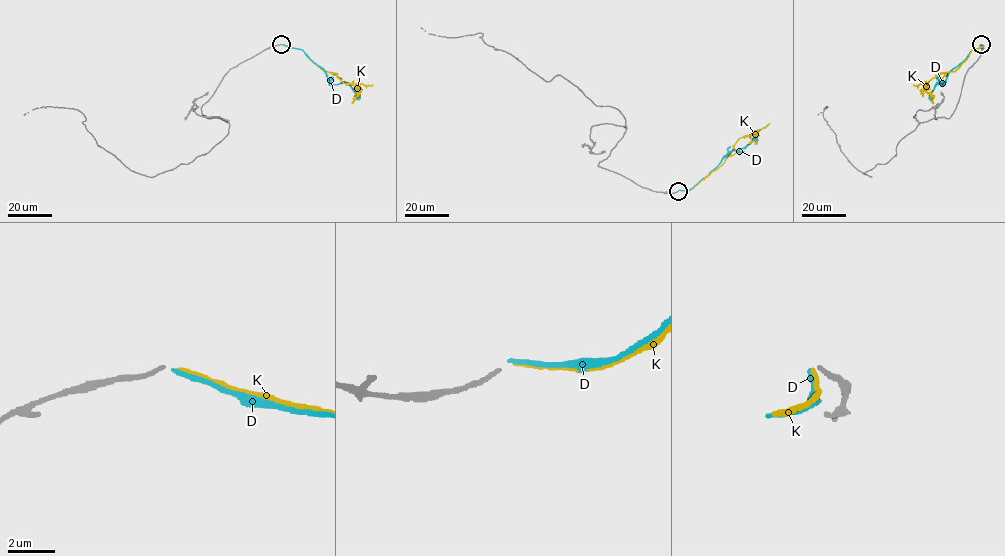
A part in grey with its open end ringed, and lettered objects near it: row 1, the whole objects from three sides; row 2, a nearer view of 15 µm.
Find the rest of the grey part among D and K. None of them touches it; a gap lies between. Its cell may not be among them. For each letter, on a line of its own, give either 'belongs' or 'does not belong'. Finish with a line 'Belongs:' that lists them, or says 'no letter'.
D: does not belong
K: belongs
Belongs: K

